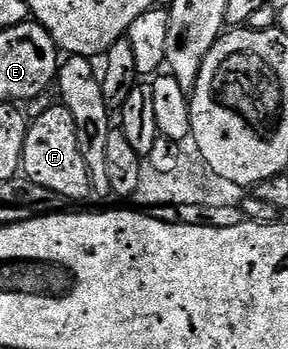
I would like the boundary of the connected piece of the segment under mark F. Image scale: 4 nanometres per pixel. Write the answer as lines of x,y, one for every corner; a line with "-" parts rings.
62,104
55,105
31,119
24,141
22,174
34,185
60,198
84,198
93,193
93,188
86,160
82,160
82,152
78,152
78,128
67,108

